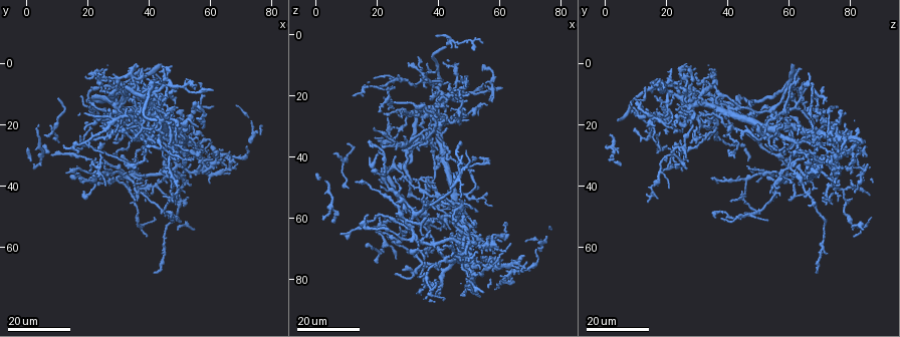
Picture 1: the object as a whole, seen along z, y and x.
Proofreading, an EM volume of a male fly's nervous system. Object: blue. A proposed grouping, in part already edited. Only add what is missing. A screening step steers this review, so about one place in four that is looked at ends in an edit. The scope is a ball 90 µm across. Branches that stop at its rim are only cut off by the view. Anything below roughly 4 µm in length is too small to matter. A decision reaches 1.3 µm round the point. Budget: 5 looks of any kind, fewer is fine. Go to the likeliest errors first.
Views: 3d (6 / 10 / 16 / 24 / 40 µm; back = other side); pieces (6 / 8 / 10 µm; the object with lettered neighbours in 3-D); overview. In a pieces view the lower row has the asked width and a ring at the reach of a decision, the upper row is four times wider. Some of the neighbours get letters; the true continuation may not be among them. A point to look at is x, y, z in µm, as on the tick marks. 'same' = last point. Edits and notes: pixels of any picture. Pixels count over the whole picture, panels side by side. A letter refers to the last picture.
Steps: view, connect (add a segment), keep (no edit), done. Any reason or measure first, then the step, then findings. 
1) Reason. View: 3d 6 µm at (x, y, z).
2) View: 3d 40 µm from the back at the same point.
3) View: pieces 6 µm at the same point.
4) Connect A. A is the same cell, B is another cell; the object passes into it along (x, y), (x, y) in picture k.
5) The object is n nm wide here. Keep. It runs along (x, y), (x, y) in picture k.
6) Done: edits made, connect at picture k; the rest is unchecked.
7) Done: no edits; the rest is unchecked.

Free end. View: 3d 16 µm at (35.0, 44.5, 60.0).

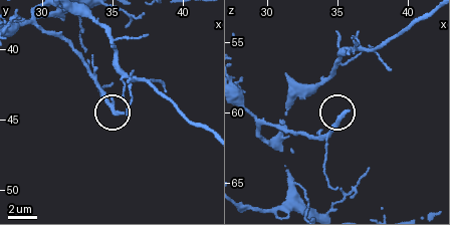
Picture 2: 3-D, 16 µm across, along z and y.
View: pieces 8 µm at (35.6, 44.4, 59.8).

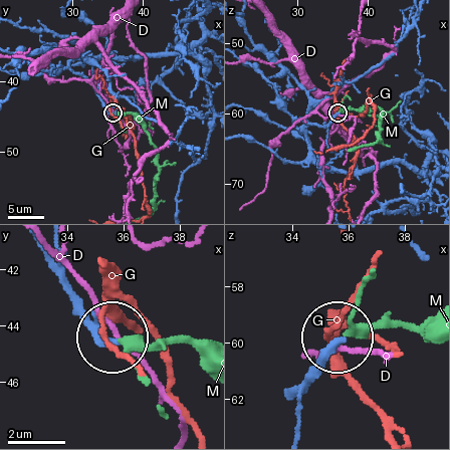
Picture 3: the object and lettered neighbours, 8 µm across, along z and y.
The object is 280 nm wide here. Connect M. M is the same cell, D and G are other cells; the object passes into it along (56, 275), (75, 308), (111, 340), (184, 345), (205, 367) in picture 3; it goes on there.

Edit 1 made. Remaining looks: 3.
An open end. View: 3d 16 µm at (52.0, 25.0, 63.0).

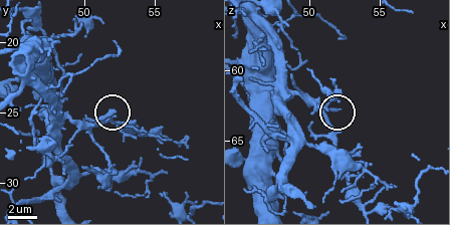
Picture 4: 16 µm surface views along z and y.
See the neighbours. View: pieces 6 µm at (51.8, 25.0, 62.8).

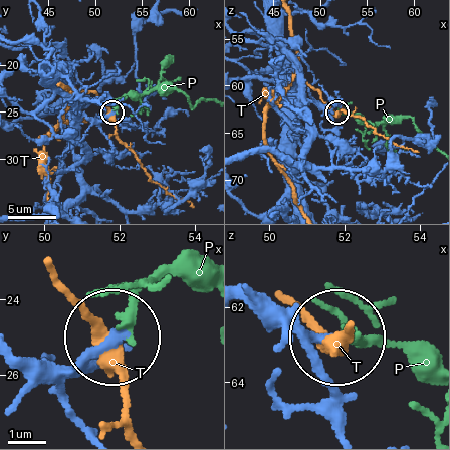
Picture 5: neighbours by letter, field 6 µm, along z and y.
Connect P. P is the same cell, T is another cell; the object passes into it along (241, 295), (266, 298), (324, 334), (372, 334) in picture 5; the neuron continues.

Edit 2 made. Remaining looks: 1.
Done: edits made, connect at picture 3, connect at picture 5; the rest is unchecked.

